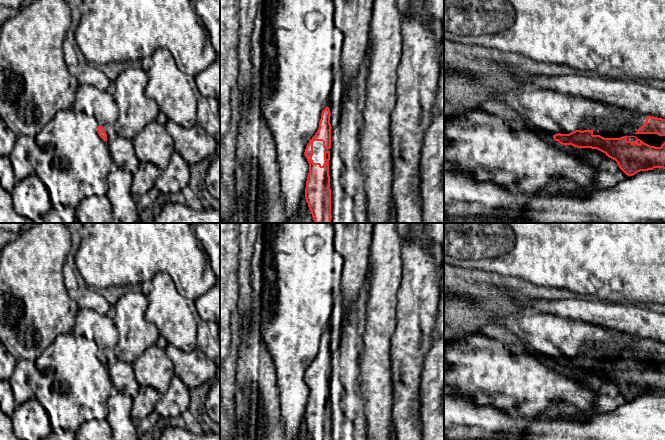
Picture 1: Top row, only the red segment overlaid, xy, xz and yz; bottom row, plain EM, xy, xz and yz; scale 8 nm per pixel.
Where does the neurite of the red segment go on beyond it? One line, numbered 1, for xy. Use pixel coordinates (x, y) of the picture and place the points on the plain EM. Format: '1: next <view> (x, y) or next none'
1: next none

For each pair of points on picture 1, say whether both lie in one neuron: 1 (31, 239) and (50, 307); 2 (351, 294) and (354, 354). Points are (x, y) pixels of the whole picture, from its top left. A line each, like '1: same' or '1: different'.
1: same
2: different

